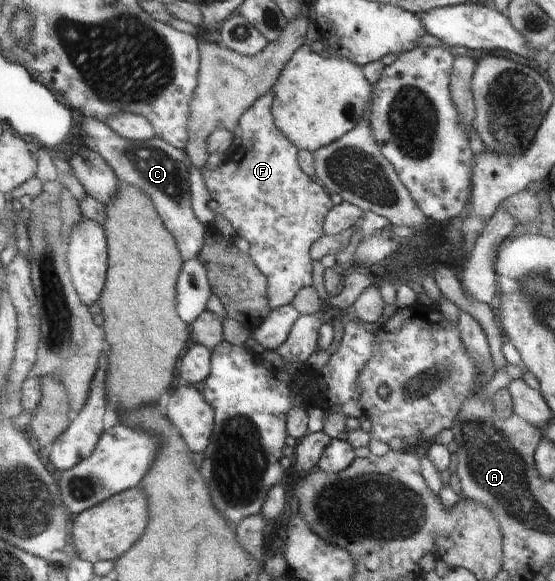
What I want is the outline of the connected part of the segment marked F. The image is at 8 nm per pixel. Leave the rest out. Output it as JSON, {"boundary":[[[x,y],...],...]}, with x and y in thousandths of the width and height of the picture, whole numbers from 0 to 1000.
{"boundary":[[[494,151],[488,158],[474,164],[470,169],[456,179],[456,182],[441,193],[441,196],[434,203],[434,210],[429,212],[427,227],[429,239],[425,239],[420,255],[409,262],[407,274],[404,279],[391,286],[389,289],[369,287],[371,282],[362,289],[362,298],[366,310],[371,317],[371,324],[377,329],[377,334],[382,344],[391,353],[386,361],[389,365],[396,365],[416,382],[416,389],[423,392],[427,406],[438,406],[445,417],[449,417],[449,435],[447,439],[456,446],[456,451],[461,454],[461,460],[483,478],[483,525],[488,534],[514,527],[524,525],[526,516],[532,513],[532,508],[542,496],[560,491],[560,472],[564,472],[564,461],[560,461],[560,454],[564,454],[564,448],[557,444],[557,427],[564,423],[568,417],[571,417],[571,410],[578,406],[578,399],[582,399],[582,375],[586,375],[586,368],[593,368],[596,361],[596,344],[593,344],[593,337],[589,337],[589,330],[586,330],[584,320],[575,320],[571,313],[564,313],[557,301],[551,296],[546,296],[542,284],[537,281],[537,255],[503,224],[501,215],[494,207],[492,194],[492,172],[495,172],[495,158]]]}

